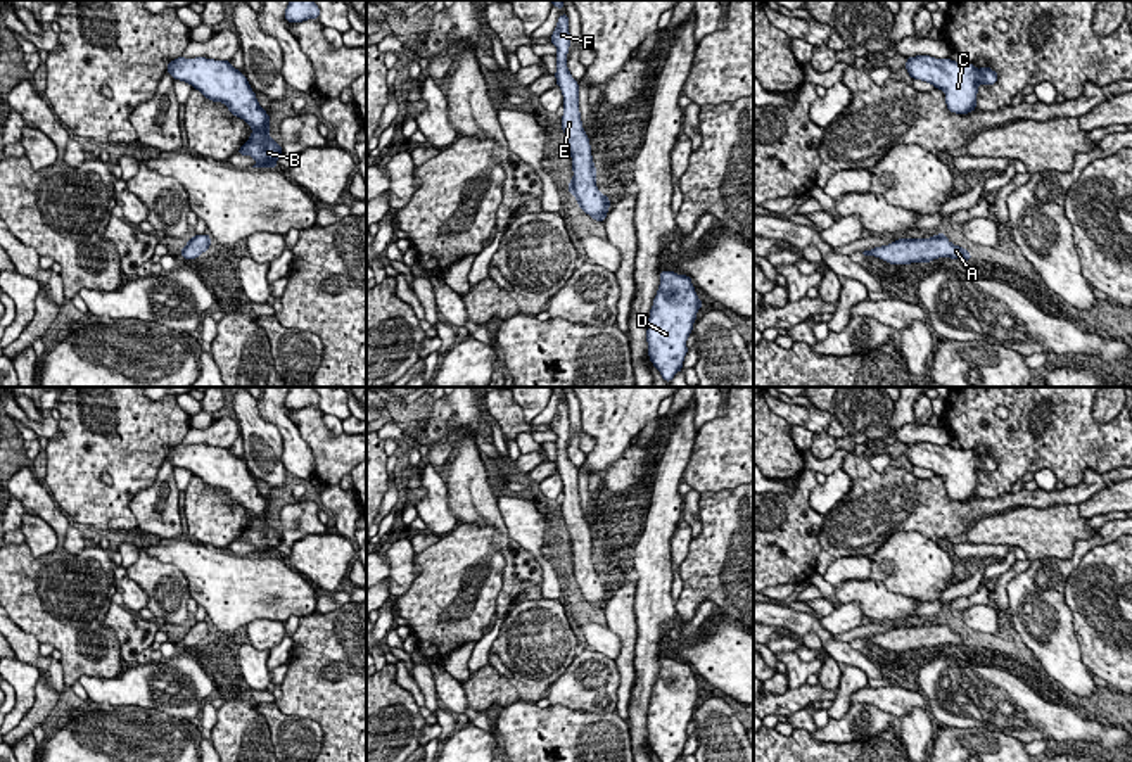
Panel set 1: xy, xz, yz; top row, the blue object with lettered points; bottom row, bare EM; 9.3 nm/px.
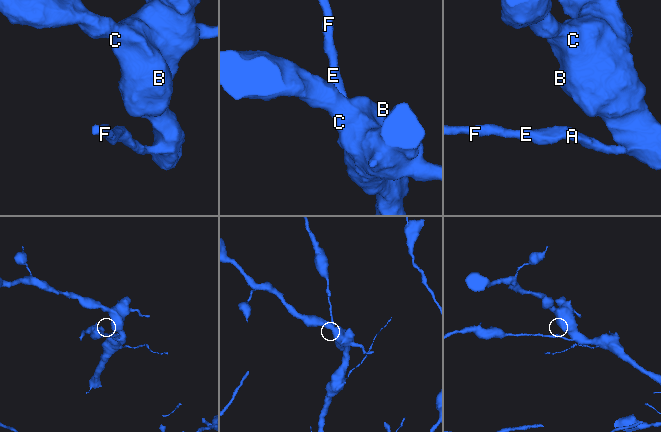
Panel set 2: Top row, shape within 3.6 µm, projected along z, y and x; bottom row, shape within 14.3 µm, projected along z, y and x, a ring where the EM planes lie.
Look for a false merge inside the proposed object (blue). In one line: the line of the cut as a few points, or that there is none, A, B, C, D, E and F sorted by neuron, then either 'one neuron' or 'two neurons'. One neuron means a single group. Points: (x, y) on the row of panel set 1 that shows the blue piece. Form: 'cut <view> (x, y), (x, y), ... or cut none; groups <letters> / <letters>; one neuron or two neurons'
cut none; groups A B C D E F; one neuron

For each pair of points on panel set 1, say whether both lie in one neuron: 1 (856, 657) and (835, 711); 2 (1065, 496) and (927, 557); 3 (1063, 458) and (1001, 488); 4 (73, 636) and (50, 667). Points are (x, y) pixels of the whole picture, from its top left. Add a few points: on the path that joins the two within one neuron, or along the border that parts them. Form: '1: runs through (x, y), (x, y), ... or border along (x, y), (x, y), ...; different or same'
1: border along (842, 664), (859, 667), (868, 678); different
2: border along (896, 531), (918, 531), (935, 541); different
3: runs through (1046, 458), (1025, 458), (1013, 470); same
4: border along (59, 660), (66, 685); different

